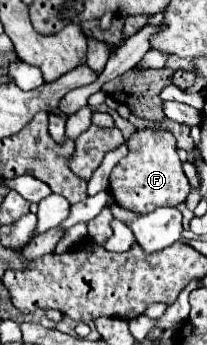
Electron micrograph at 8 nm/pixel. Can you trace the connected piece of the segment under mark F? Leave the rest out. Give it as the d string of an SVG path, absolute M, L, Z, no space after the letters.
M137 130L129 140L129 154L119 160L111 172L109 188L117 204L135 214L149 214L161 206L177 206L185 202L191 186L183 174L175 138L167 130Z

